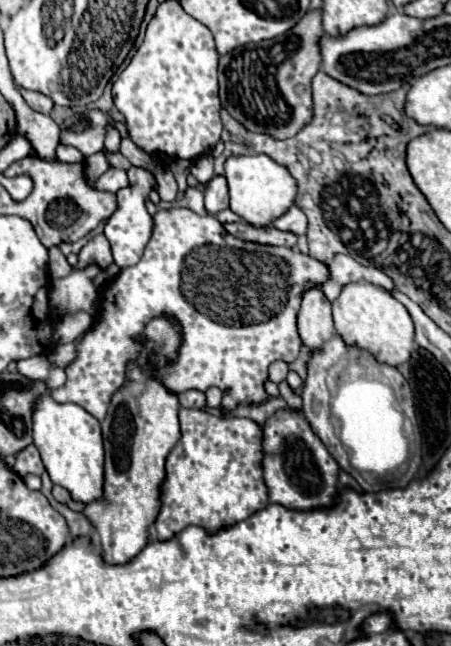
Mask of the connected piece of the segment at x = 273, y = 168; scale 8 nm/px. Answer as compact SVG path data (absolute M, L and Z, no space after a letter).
M240 155L226 161L226 179L230 189L230 209L254 227L270 227L286 209L294 205L296 181L286 167L266 155Z

